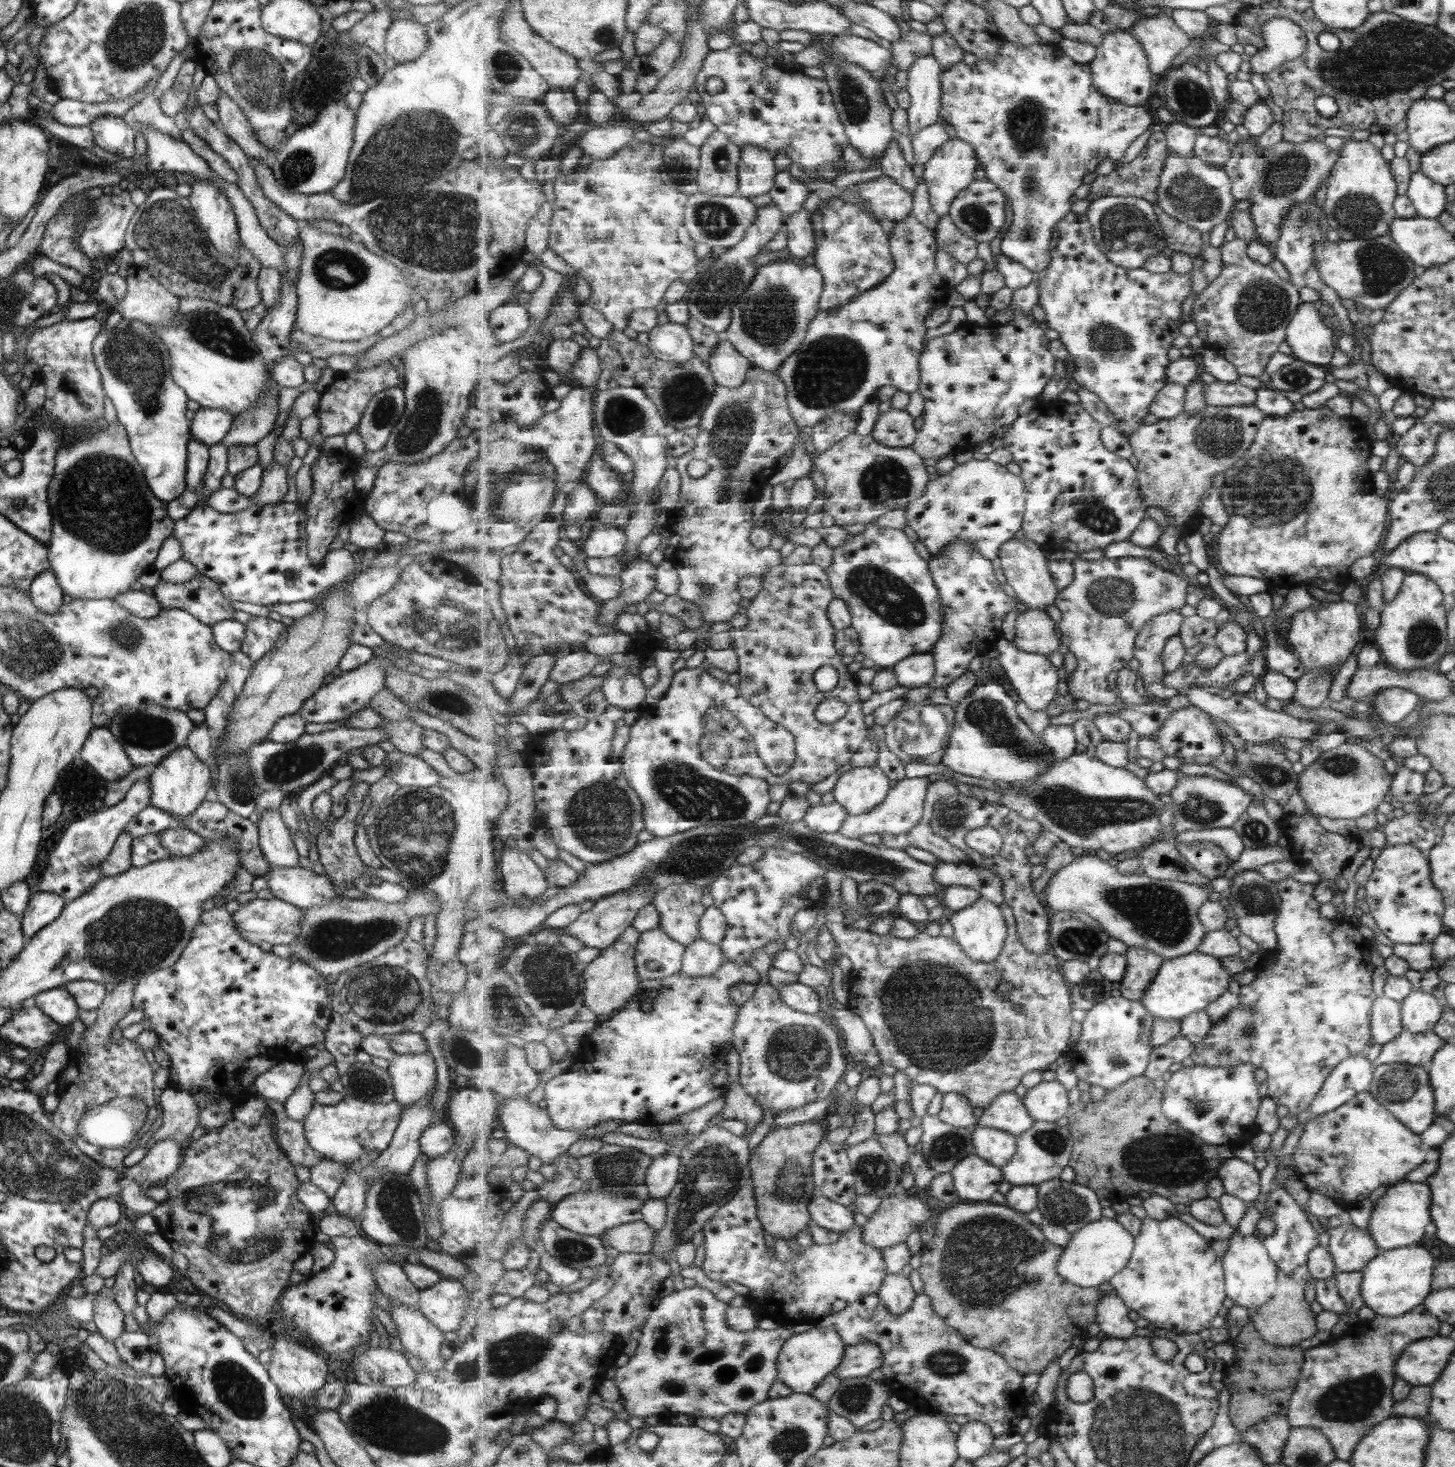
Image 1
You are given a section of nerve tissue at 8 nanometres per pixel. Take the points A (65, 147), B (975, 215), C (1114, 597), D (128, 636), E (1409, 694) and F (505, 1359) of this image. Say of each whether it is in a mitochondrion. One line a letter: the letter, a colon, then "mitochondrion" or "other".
A: other
B: mitochondrion
C: mitochondrion
D: mitochondrion
E: other
F: mitochondrion

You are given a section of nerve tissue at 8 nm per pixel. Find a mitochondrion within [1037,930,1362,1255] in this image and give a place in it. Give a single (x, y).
(1161, 1158)

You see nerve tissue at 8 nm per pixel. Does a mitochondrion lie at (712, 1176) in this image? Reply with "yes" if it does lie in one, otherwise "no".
yes

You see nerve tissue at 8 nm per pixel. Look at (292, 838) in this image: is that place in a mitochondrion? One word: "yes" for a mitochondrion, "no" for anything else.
no

